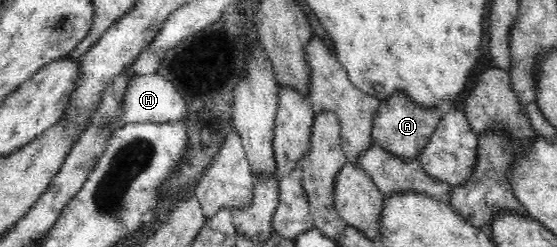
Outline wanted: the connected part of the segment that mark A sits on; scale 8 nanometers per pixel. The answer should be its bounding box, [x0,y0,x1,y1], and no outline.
[372,92,443,160]

